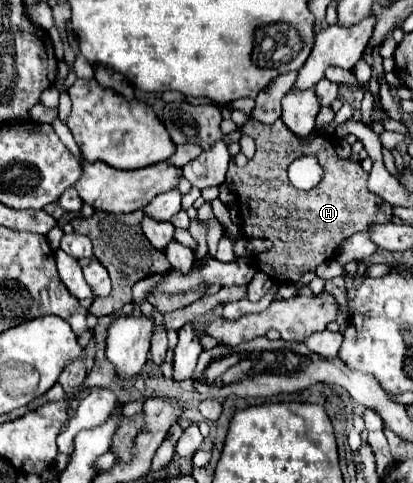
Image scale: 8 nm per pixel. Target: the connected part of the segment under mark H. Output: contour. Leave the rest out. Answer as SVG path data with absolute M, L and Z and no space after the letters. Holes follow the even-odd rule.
M249 118L239 130L255 138L257 152L245 168L237 168L231 162L227 180L235 182L239 204L243 206L243 234L249 238L269 238L273 242L273 250L257 254L255 258L259 270L267 276L285 280L297 272L299 280L305 272L313 272L321 262L331 260L337 246L351 234L391 220L393 206L367 190L369 174L363 172L359 162L341 160L329 138L313 136L311 140L301 140L291 134L281 120L267 126ZM297 154L315 156L325 170L323 182L317 188L307 192L297 190L287 180L287 168Z

